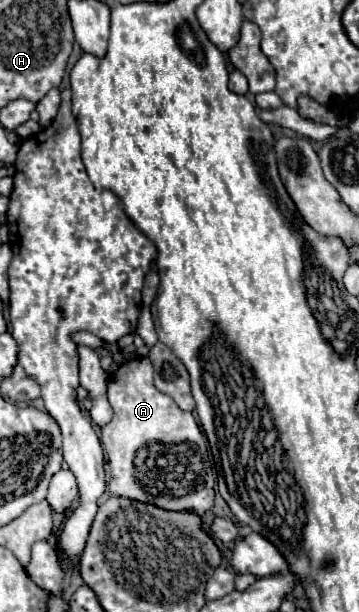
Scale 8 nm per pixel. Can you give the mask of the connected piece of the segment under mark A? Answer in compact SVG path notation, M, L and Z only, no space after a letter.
M138 356L124 362L118 372L110 376L108 400L114 408L114 418L100 430L100 442L108 452L108 466L112 476L108 484L110 494L128 500L138 500L150 506L160 506L162 510L192 510L194 514L204 516L214 504L216 486L208 458L208 440L196 424L192 412L180 410L170 396L156 390L154 368L146 356Z

